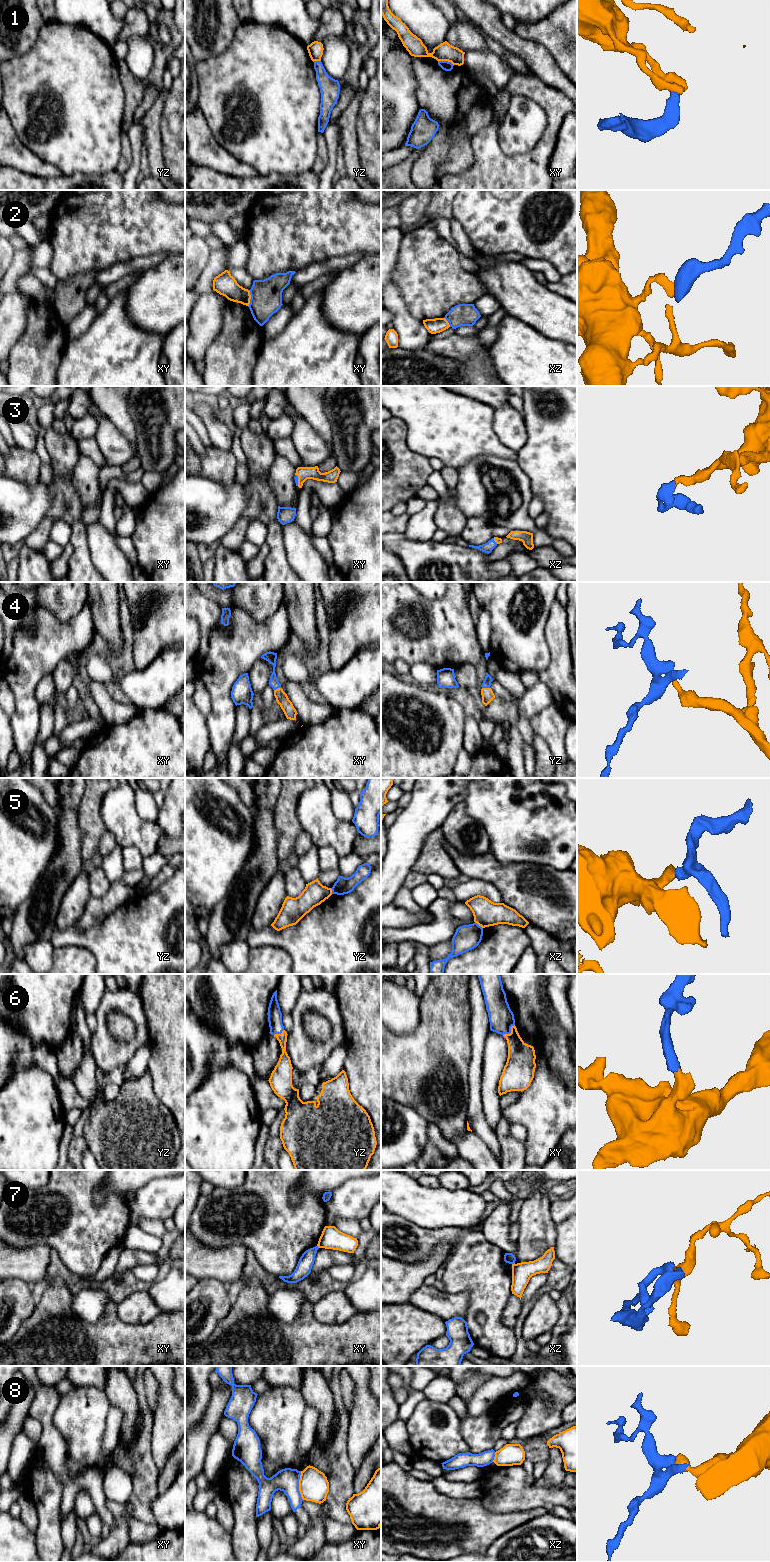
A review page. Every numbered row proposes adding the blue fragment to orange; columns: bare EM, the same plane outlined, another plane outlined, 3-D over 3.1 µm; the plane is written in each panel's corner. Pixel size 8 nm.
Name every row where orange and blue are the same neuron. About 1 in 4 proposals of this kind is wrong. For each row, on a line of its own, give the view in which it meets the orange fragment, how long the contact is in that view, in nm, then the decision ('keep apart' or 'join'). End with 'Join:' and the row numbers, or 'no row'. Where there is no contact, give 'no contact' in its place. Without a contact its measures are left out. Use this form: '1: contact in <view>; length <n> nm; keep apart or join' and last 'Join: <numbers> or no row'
1: contact in xy; length 130 nm; keep apart
2: contact in xy; length 140 nm; keep apart
3: contact in xy; length 100 nm; join
4: contact in yz; length 60 nm; join
5: contact in xz; length 80 nm; keep apart
6: contact in xy; length 130 nm; join
7: contact in xz; length 30 nm; keep apart
8: contact in xy; length 240 nm; keep apart
Join: 3, 4, 6

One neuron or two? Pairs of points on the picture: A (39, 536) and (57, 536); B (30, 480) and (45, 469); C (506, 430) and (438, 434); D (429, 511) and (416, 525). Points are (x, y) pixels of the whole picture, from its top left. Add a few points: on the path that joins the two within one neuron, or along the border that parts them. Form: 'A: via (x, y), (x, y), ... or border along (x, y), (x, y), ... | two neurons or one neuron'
A: border along (57, 519), (52, 525), (48, 538) | two neurons
B: border along (41, 464), (39, 480) | two neurons
C: border along (494, 409), (493, 431), (498, 439), (510, 448) | two neurons
D: via (427, 514), (419, 522) | one neuron

